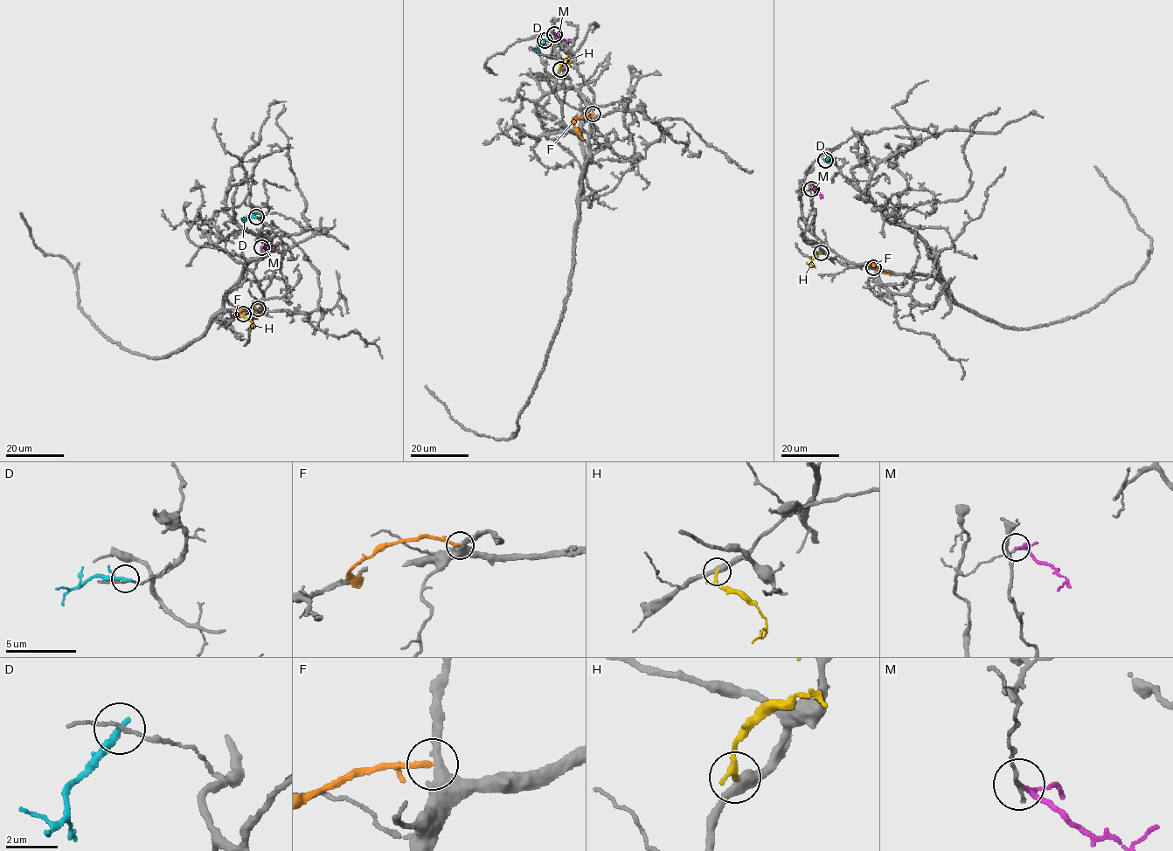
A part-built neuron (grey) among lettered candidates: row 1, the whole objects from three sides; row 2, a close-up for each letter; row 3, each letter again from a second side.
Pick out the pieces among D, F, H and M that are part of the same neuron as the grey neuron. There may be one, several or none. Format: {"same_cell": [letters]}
{"same_cell": []}

